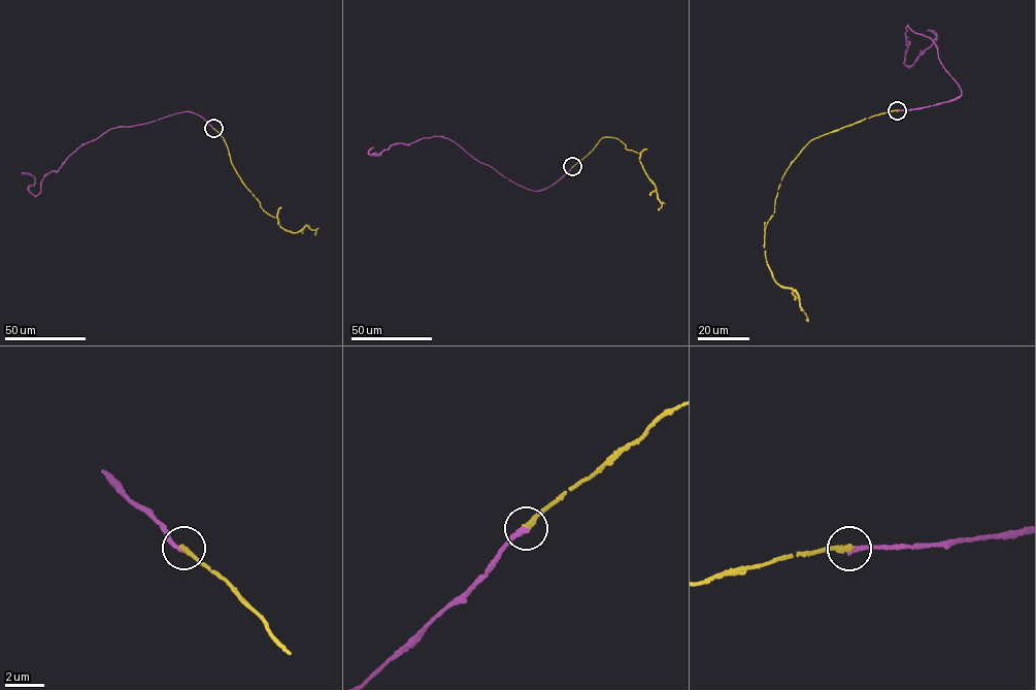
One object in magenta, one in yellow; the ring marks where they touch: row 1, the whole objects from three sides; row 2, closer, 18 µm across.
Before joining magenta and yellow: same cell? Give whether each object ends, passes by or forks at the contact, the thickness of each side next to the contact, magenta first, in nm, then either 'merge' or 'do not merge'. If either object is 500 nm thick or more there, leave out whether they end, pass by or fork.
magenta ends | yellow ends | 220/280 nm | do not merge

